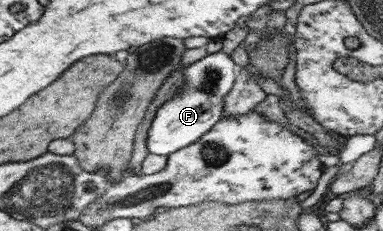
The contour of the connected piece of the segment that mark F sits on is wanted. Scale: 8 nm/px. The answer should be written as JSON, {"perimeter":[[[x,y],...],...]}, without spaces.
{"perimeter":[[[216,52],[216,54],[206,55],[201,60],[188,65],[185,68],[185,84],[182,90],[158,109],[151,123],[146,140],[149,152],[169,157],[173,152],[196,143],[197,140],[200,140],[205,134],[208,134],[214,128],[214,125],[223,117],[226,95],[233,89],[239,71],[240,66],[226,52]]]}

